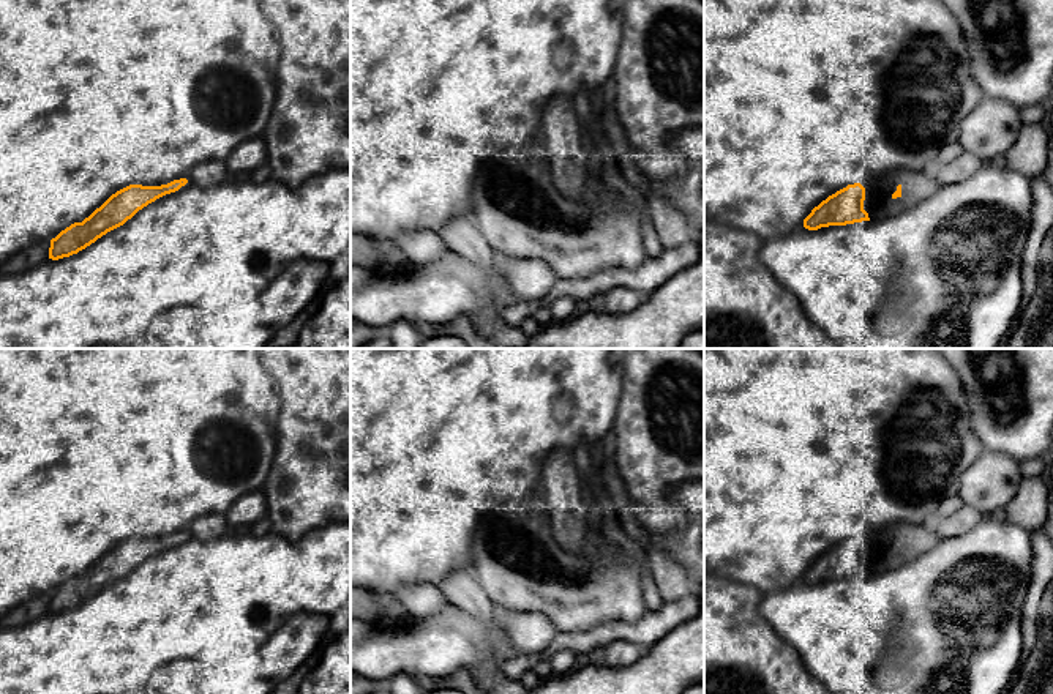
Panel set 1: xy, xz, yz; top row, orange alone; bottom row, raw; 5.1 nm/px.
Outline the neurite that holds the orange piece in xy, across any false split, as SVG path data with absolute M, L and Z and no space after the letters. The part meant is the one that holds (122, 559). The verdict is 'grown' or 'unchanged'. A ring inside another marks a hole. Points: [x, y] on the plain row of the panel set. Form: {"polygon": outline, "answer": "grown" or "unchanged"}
{"polygon": "M180 532L161 539L129 538L117 544L82 576L71 577L52 591L49 612L58 614L77 607L107 585L123 579L148 557L178 544L186 536L186 532Z", "answer": "unchanged"}

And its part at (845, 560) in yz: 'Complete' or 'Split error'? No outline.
Split error

